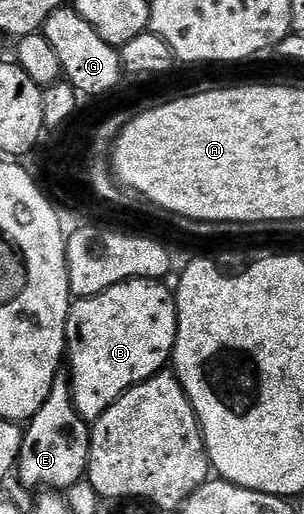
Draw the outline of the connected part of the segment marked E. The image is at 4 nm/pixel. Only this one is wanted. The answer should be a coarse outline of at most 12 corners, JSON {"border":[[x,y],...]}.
{"border":[[67,374],[27,420],[23,487],[64,493],[85,478],[92,436]]}

